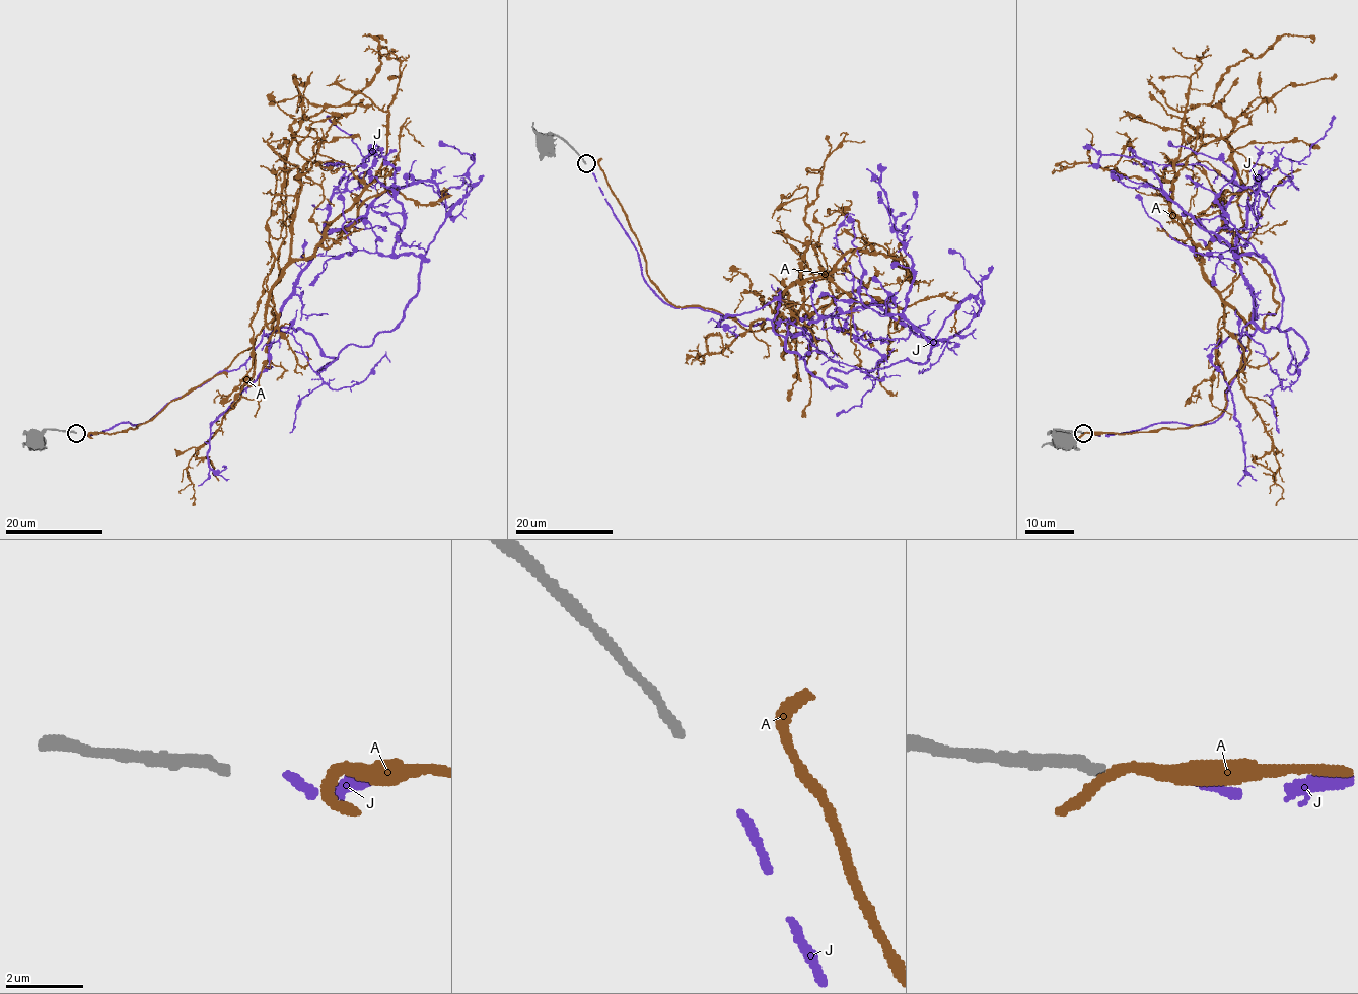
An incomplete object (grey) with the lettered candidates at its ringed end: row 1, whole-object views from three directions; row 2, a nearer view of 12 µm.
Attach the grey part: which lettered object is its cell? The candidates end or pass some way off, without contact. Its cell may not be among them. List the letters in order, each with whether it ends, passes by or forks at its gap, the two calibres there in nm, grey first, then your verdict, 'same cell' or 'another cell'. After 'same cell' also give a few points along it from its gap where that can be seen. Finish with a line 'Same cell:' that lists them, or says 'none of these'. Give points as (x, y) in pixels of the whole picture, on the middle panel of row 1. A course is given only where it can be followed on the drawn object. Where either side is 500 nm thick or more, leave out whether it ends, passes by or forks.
A: it passes by | 240/240 nm | another cell
J: it ends | 240/220 nm | same cell | via (592, 173), (667, 304), (770, 320), (831, 388), (835, 368), (930, 348), (866, 168)
Same cell: J

